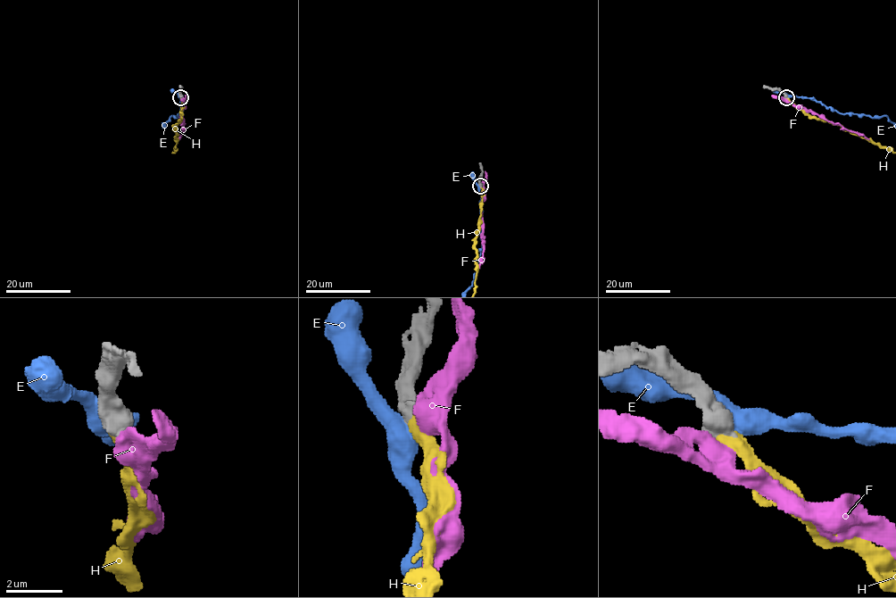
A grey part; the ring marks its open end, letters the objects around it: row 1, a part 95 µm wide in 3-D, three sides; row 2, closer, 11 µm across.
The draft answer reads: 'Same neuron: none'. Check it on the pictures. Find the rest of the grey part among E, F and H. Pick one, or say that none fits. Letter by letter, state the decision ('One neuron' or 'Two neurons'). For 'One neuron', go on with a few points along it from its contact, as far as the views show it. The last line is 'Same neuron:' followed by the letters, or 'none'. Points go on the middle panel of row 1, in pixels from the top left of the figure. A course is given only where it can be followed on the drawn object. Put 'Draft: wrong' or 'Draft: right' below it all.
E: Two neurons
F: Two neurons
H: One neuron
Same neuron: H
Draft: wrong

